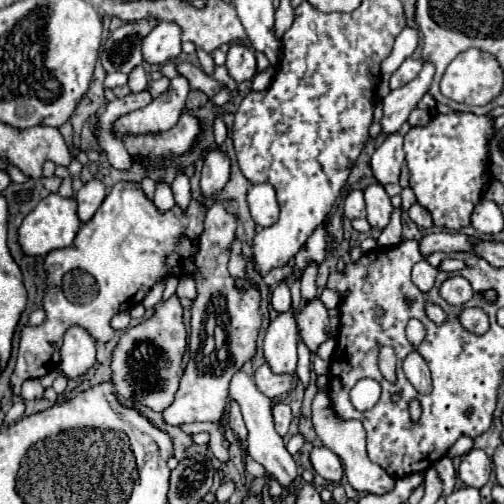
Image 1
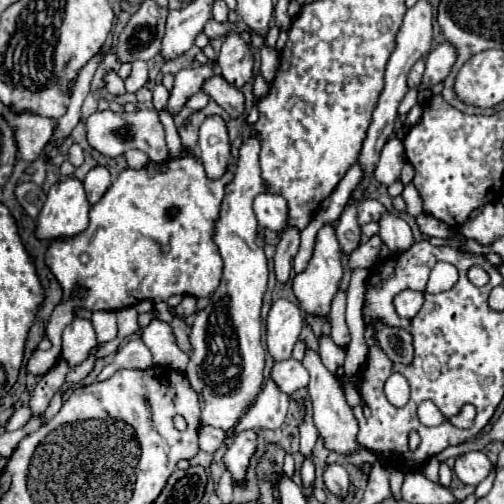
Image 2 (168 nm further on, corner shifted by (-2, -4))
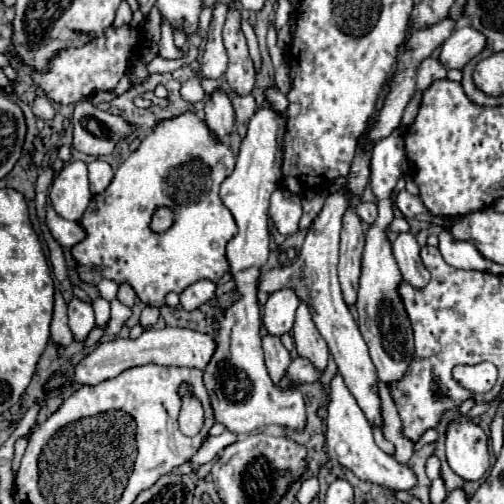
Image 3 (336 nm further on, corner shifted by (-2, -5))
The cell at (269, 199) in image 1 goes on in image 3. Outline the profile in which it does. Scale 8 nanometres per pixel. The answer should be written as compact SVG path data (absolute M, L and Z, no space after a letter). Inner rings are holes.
M278 187L270 197L270 217L282 235L294 235L302 217L300 195L286 187Z

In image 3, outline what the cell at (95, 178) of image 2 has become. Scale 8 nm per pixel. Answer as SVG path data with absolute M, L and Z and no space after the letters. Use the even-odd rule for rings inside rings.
M100 159L88 163L88 173L90 173L90 191L94 195L102 193L114 177L114 169L106 161L100 161Z

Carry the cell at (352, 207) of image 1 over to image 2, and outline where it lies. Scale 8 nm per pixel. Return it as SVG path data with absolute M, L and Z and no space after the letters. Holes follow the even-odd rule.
M360 198L358 202L358 224L366 224L372 220L378 220L380 214L384 212L384 206L378 200L372 198Z

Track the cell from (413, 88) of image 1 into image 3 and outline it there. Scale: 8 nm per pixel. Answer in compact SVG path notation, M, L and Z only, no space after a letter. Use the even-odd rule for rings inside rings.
M468 27L456 29L442 45L442 53L440 53L440 61L450 69L462 69L472 57L476 57L482 49L486 47L486 37Z

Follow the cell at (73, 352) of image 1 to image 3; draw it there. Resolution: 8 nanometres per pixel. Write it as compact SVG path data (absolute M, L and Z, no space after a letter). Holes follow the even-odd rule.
M72 297L72 301L68 303L68 317L74 339L78 341L86 339L88 333L94 329L94 311L92 311L92 303L88 301Z

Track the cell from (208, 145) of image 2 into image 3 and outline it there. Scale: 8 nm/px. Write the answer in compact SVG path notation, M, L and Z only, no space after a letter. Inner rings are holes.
M224 87L216 89L204 107L204 121L210 125L214 137L224 139L234 129L234 107Z

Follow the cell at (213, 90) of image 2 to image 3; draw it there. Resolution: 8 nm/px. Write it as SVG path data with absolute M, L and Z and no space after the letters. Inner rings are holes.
M230 93L230 99L232 99L234 111L236 111L236 133L238 133L240 137L246 137L248 121L250 121L250 117L252 117L252 115L254 115L254 111L256 111L254 97L252 97L252 95L238 97L236 93Z

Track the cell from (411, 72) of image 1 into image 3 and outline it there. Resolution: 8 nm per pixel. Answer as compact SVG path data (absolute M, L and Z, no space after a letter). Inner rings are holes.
M428 57L428 59L424 59L424 61L420 63L420 67L418 67L418 85L416 85L416 87L418 87L420 91L424 91L432 81L446 77L446 73L448 73L448 69L446 69L444 63L440 63L438 59Z

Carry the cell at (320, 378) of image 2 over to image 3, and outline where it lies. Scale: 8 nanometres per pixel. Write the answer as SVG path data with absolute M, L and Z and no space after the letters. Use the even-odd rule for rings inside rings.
M300 301L298 309L296 309L296 319L294 319L294 327L292 327L292 339L296 345L296 351L300 357L306 357L310 361L314 361L314 365L318 369L326 369L330 351L326 341L322 339L322 335L318 333L312 315L310 315L310 307Z

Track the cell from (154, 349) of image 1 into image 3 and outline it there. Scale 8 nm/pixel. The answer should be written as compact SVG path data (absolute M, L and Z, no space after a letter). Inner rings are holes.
M202 279L202 281L196 281L196 283L188 285L180 293L180 303L186 311L194 311L200 305L204 305L206 301L210 301L214 295L216 295L216 283L208 281L208 279Z

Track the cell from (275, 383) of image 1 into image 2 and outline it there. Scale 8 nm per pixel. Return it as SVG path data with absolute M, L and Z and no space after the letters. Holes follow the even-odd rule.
M290 358L284 362L274 362L272 370L270 370L270 378L274 380L274 384L278 386L280 392L284 394L292 394L294 390L306 388L308 384L308 372L302 366L302 362Z

